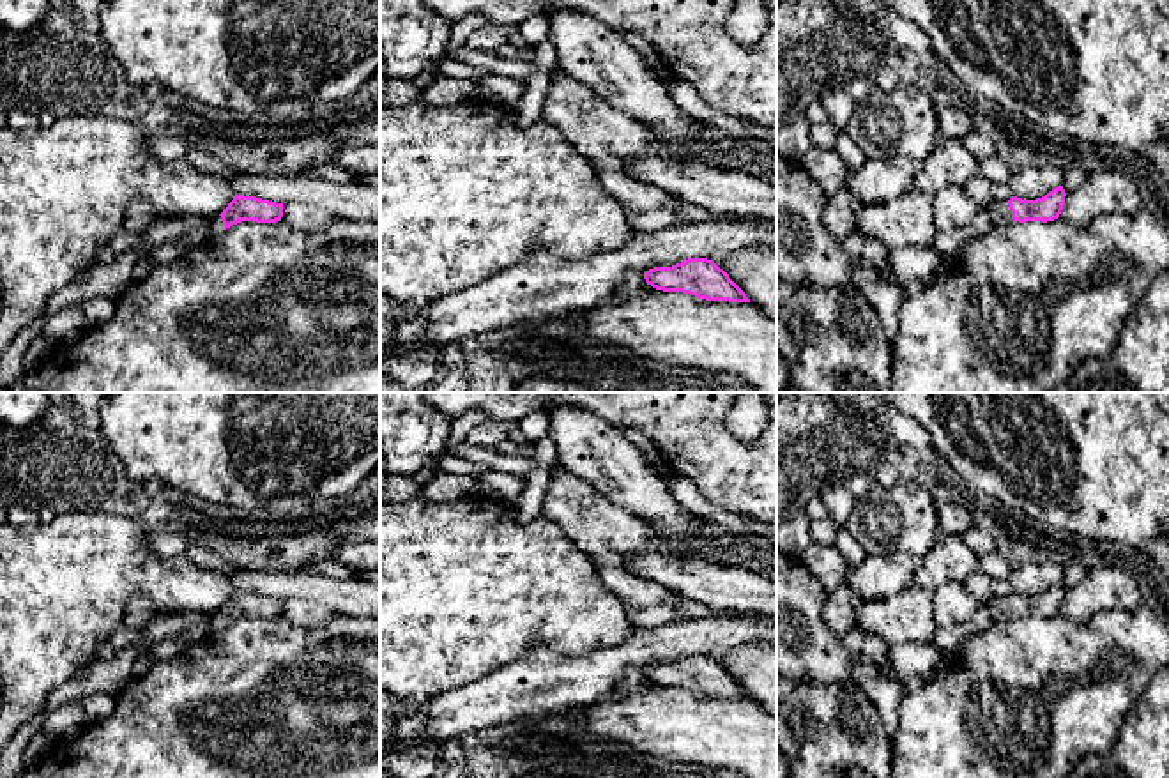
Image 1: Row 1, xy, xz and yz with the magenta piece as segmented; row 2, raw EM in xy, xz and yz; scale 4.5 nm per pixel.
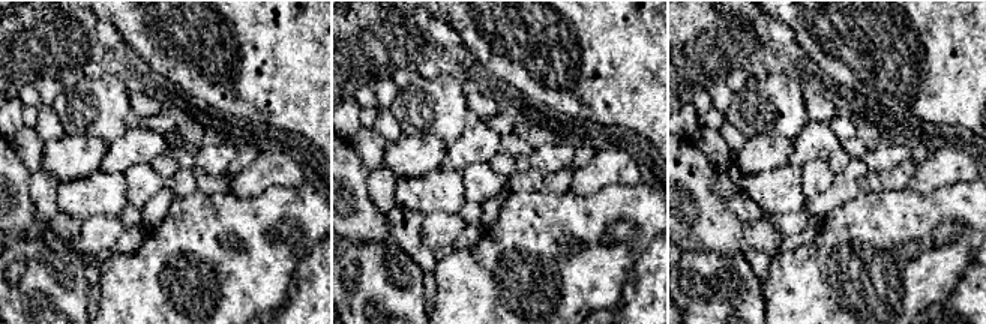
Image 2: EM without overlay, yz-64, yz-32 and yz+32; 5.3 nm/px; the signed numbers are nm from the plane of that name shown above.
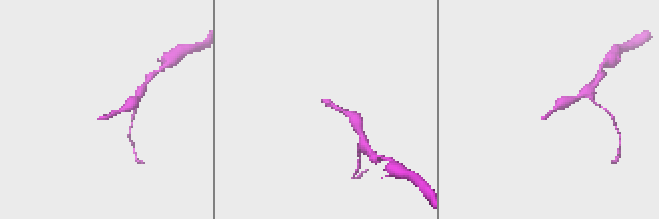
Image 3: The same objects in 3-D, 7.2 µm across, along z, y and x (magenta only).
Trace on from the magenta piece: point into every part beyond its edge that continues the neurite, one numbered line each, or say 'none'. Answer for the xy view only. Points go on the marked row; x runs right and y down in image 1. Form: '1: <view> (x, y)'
1: xy (214, 227)

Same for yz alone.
1: yz (1001, 211)

